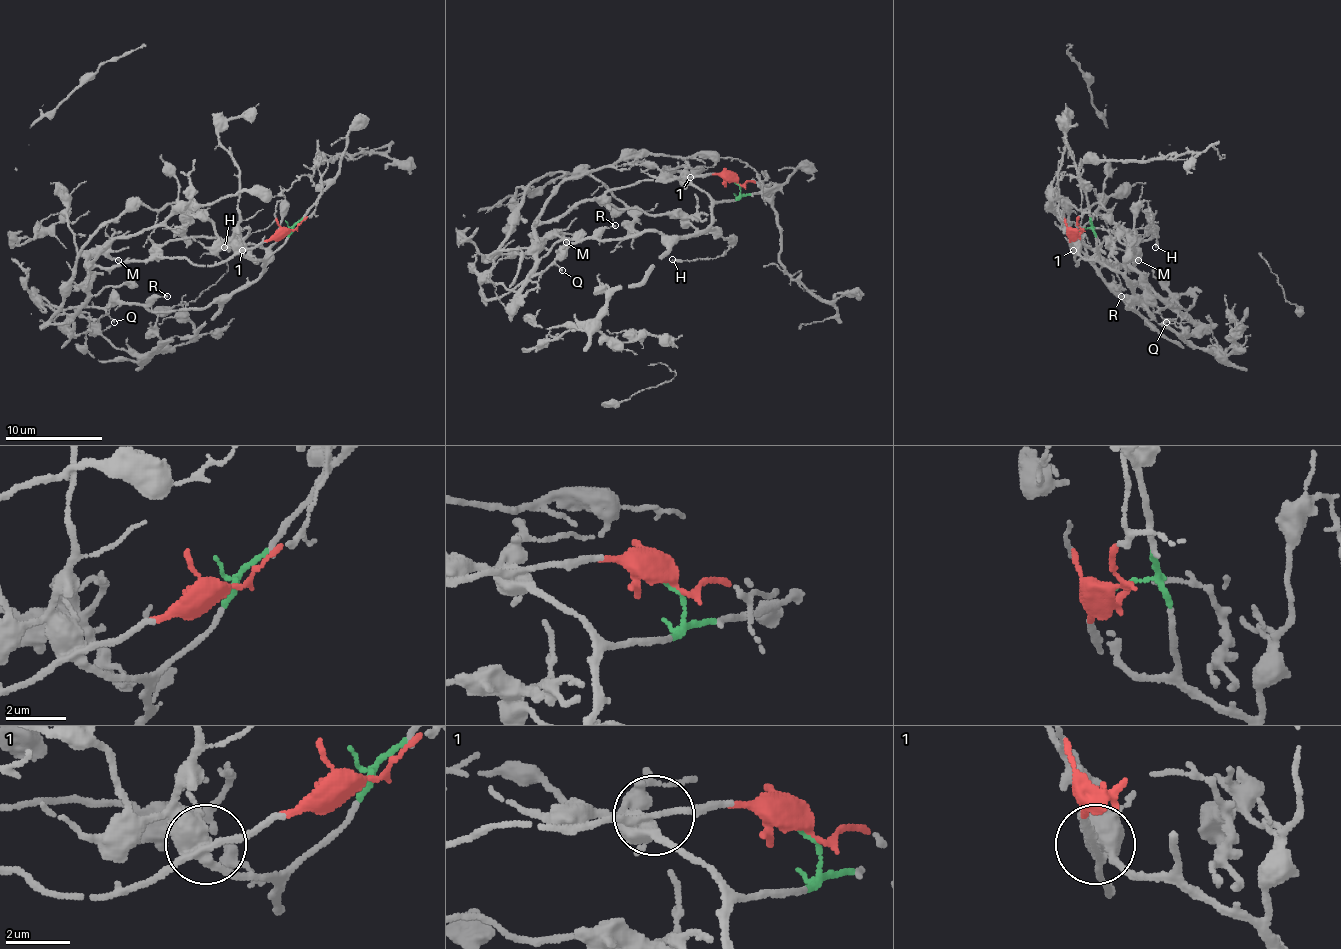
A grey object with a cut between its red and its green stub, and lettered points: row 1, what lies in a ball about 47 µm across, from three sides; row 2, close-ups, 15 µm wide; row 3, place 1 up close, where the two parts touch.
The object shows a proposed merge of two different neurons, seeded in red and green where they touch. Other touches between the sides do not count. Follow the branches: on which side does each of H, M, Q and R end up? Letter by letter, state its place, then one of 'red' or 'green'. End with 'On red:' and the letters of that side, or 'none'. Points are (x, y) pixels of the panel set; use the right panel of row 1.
H: place (1155, 247); green
M: place (1138, 260); red
Q: place (1166, 322); green
R: place (1121, 296); green
On red: M

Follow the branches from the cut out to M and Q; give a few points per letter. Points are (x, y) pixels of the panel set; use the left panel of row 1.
M: (287, 230), (221, 262), (192, 264), (165, 257), (126, 259), (112, 267), (87, 264), (92, 255), (119, 259)
Q: (287, 230), (292, 228), (253, 281), (202, 308), (156, 310), (112, 303), (107, 308), (114, 323)

